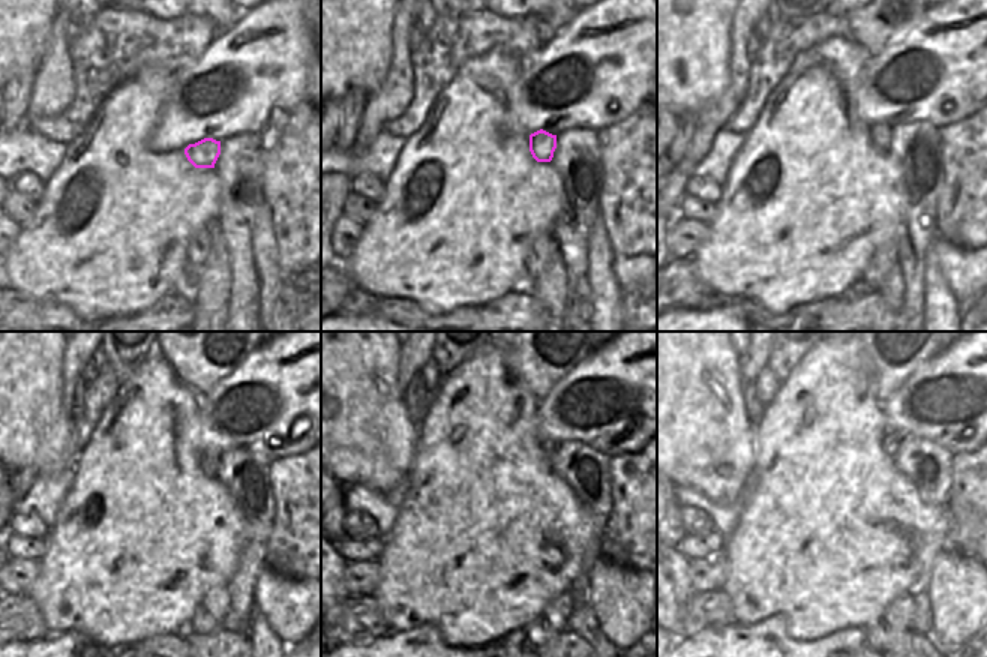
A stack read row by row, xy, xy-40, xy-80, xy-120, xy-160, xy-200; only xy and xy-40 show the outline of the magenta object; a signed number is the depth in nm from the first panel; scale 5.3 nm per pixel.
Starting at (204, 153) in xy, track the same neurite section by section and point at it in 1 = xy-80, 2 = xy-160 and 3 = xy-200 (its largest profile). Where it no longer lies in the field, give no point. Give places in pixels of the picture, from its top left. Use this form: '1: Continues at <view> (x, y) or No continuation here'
1: Continues at xy-80 (879, 134)
2: Continues at xy-160 (549, 447)
3: Continues at xy-200 (893, 438).

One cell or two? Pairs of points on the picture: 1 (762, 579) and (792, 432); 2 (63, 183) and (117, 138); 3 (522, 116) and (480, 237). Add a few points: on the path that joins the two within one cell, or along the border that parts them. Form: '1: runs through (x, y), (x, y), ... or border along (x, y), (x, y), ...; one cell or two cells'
1: runs through (792, 543), (792, 468); one cell
2: runs through (77, 171), (89, 167), (104, 152); one cell
3: border along (510, 96), (509, 126), (528, 135); two cells

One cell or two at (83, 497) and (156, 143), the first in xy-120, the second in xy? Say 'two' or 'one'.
two

